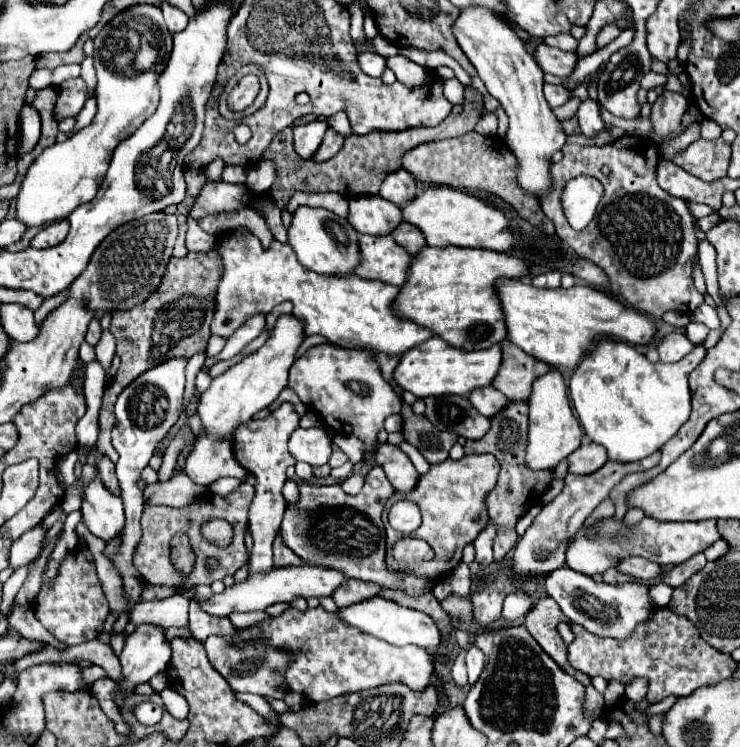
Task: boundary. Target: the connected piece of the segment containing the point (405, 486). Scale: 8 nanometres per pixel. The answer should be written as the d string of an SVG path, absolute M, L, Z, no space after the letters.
M392 444L376 446L374 462L378 466L382 466L382 470L386 472L386 478L390 480L390 484L394 486L396 492L408 494L416 488L420 474L412 466L410 458L398 446L392 446Z

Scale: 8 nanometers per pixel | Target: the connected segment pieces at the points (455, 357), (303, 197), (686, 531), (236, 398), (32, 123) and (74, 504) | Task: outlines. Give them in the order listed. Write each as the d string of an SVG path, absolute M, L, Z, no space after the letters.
M434 336L426 340L422 346L416 346L402 354L400 364L396 366L394 380L404 390L412 392L416 398L428 398L428 396L440 396L440 394L468 396L472 390L492 384L492 380L496 378L500 370L500 362L502 362L502 344L494 344L486 350L466 352Z
M296 192L290 202L288 202L288 212L294 214L296 206L312 206L312 208L326 208L334 212L336 216L346 218L348 216L348 200L336 192L326 192L326 194L306 194L306 192Z
M604 518L598 522L598 532L594 526L580 528L578 534L574 534L572 542L568 542L566 550L566 566L586 574L604 574L608 568L614 568L624 558L630 556L642 556L646 560L652 560L660 566L676 566L680 562L686 562L698 552L704 552L708 546L712 546L722 536L718 534L716 520L700 520L700 522L656 522L654 518L642 518L636 526L624 526L624 520Z
M282 314L276 320L270 338L260 350L248 354L244 360L236 362L232 368L212 380L210 388L202 394L198 406L198 416L202 418L206 434L198 436L184 466L184 472L190 476L192 482L208 486L222 476L242 478L246 474L246 470L236 462L232 454L232 434L242 422L250 422L256 412L268 408L286 388L288 370L294 364L304 338L304 322L298 322L298 318L294 318L292 314Z
M24 104L20 112L20 154L30 152L40 138L40 116L38 112L30 106Z
M74 482L72 486L66 488L64 500L62 500L62 504L60 504L64 515L72 512L72 510L80 510L80 488L78 488L78 486L82 486L82 482Z

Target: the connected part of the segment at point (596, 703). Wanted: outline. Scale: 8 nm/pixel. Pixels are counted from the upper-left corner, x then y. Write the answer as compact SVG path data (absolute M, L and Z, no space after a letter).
M588 686L586 688L584 712L588 712L588 716L592 716L592 720L596 720L596 718L602 716L602 710L604 710L604 698L602 698L602 694L594 686Z

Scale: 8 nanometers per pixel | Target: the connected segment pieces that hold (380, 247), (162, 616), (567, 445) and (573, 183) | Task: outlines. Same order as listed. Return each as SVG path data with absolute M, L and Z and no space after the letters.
M360 236L360 256L362 262L356 268L360 278L380 280L392 286L404 286L408 266L414 258L392 236Z
M174 594L164 600L150 600L150 602L138 602L136 608L130 614L132 624L156 624L156 626L176 626L176 628L188 628L188 604L180 594Z
M556 368L534 382L528 406L530 406L530 426L528 426L528 448L524 462L530 470L554 470L582 442L582 430L578 418L570 408L564 380Z
M579 176L567 183L561 195L561 204L574 230L584 230L590 224L603 193L600 182L589 176Z

